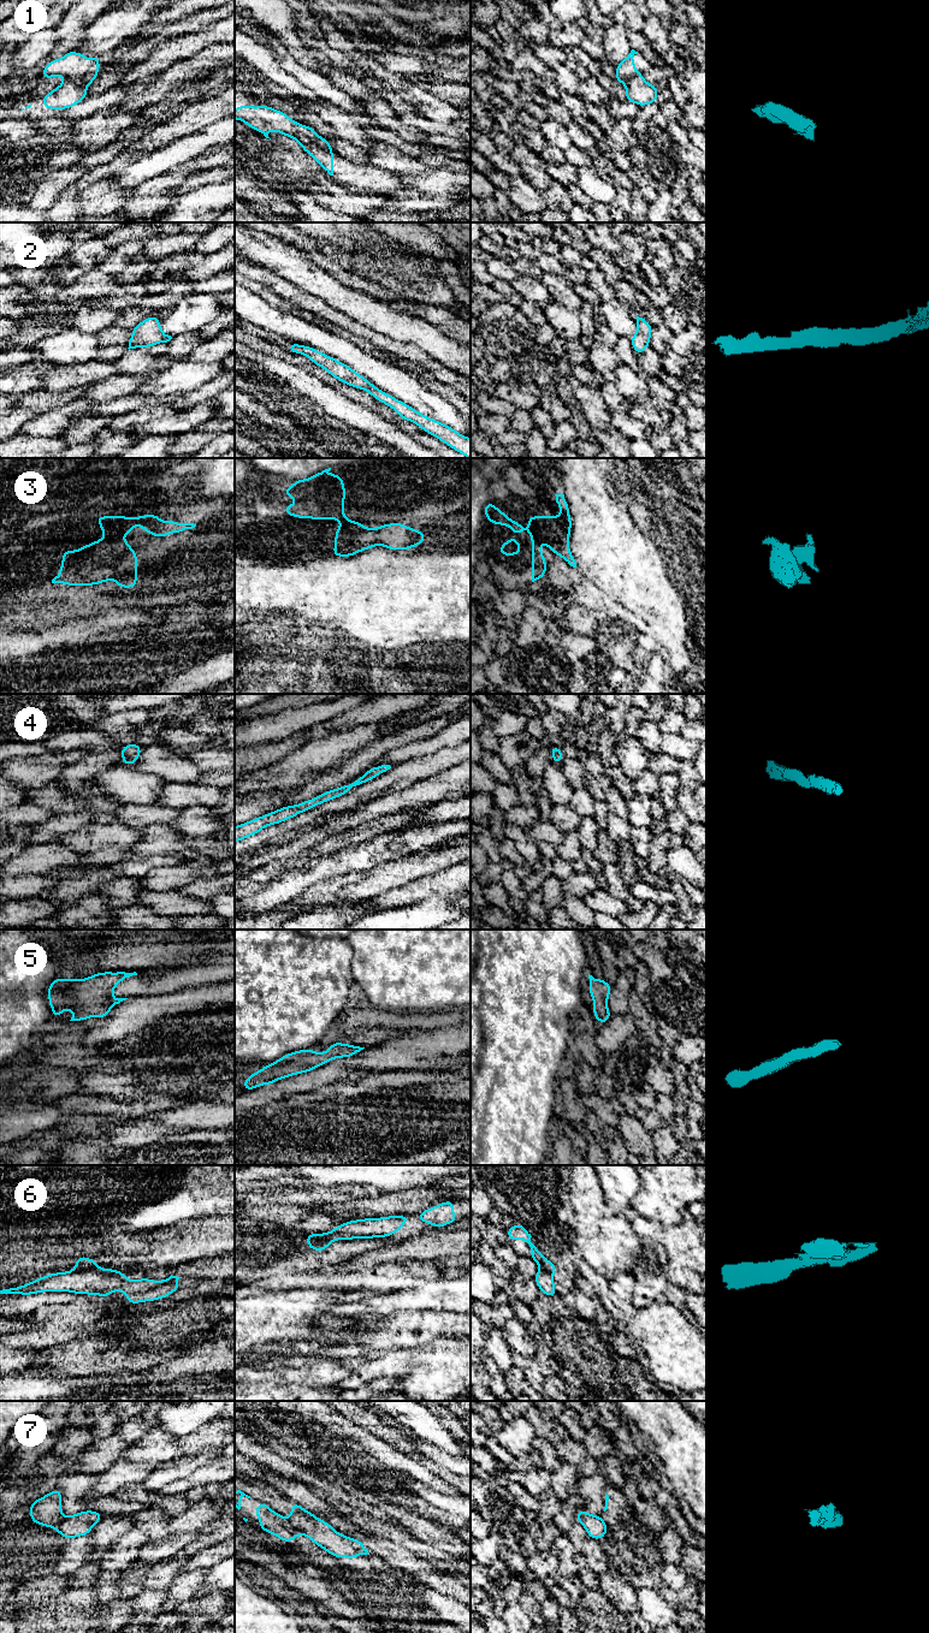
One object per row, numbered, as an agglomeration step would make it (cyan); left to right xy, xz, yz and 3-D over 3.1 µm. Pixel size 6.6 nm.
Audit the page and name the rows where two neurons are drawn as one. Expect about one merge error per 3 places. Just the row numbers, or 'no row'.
1, 6, 7

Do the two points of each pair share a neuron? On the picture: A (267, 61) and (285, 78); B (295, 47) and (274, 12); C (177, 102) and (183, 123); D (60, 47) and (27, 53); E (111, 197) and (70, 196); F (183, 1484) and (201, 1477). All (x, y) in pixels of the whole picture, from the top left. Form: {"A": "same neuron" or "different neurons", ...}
{"A": "same neuron", "B": "same neuron", "C": "different neurons", "D": "different neurons", "E": "same neuron", "F": "same neuron"}

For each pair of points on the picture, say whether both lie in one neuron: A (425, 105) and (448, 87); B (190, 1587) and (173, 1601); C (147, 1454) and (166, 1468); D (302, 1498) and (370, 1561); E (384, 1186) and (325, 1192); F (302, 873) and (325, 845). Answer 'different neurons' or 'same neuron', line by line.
A: different neurons
B: same neuron
C: different neurons
D: different neurons
E: different neurons
F: different neurons

